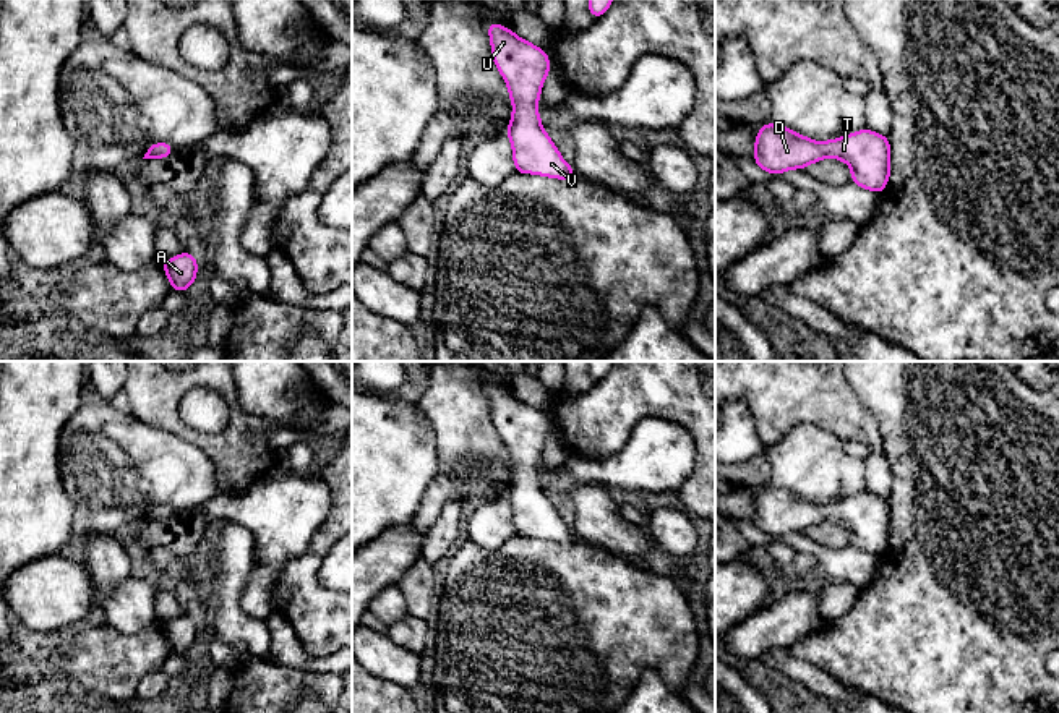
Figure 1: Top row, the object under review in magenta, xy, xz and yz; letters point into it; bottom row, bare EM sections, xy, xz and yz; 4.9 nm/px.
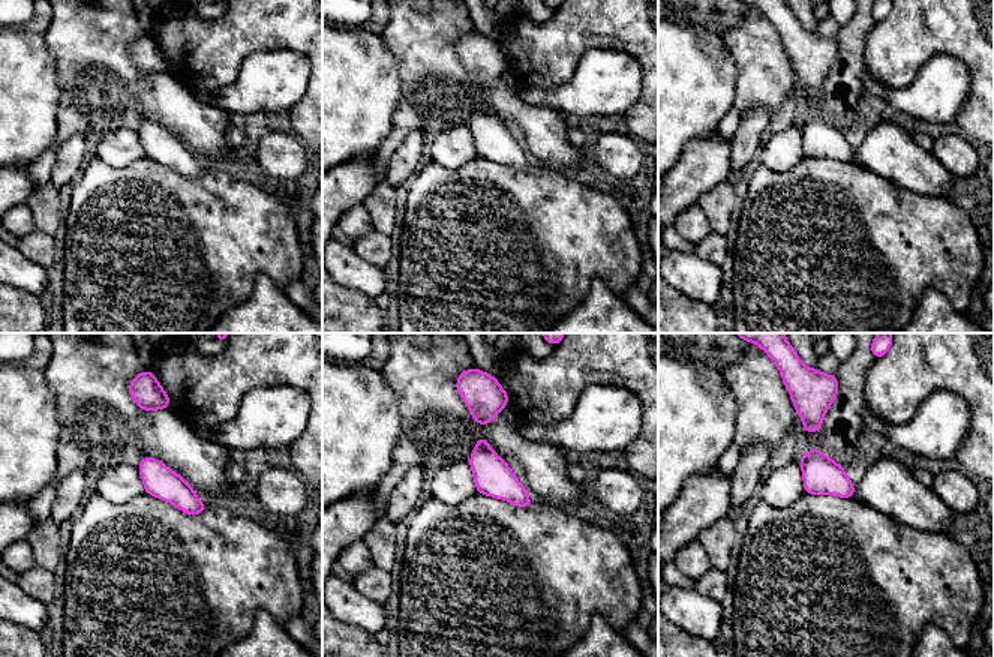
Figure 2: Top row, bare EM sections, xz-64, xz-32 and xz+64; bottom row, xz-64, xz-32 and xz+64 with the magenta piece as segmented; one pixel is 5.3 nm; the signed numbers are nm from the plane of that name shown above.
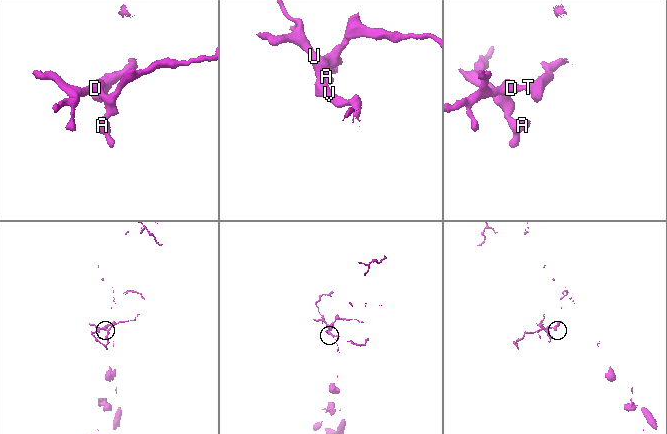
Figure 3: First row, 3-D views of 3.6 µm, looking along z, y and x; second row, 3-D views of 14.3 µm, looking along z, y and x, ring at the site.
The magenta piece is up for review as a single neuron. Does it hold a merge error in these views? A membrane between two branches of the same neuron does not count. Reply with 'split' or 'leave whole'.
leave whole

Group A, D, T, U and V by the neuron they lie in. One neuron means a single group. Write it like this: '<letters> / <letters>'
A D T U V

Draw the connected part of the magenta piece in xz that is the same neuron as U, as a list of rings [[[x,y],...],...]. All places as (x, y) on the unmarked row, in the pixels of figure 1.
[[[498,386],[488,387],[491,420],[506,444],[514,470],[506,493],[512,507],[512,522],[519,536],[572,543],[574,533],[566,527],[545,496],[537,465],[550,434],[548,418]]]

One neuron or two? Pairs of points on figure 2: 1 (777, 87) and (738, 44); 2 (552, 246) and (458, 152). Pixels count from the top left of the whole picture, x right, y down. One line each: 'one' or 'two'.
1: one
2: two

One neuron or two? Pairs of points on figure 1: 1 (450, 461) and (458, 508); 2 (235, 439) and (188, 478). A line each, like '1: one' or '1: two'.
1: two
2: two

